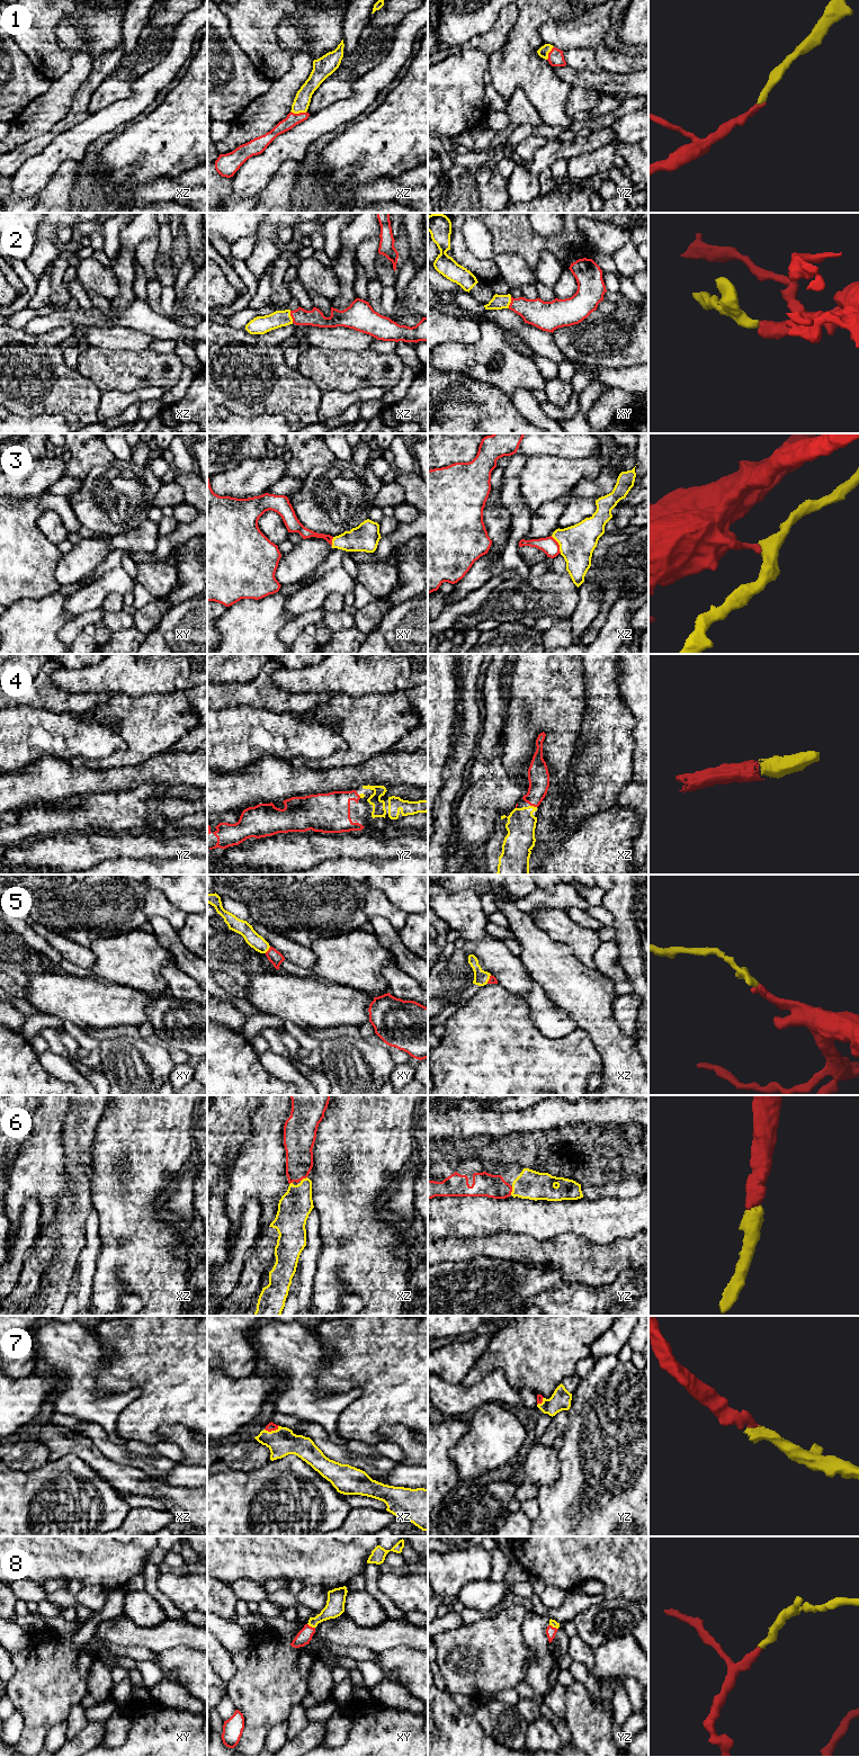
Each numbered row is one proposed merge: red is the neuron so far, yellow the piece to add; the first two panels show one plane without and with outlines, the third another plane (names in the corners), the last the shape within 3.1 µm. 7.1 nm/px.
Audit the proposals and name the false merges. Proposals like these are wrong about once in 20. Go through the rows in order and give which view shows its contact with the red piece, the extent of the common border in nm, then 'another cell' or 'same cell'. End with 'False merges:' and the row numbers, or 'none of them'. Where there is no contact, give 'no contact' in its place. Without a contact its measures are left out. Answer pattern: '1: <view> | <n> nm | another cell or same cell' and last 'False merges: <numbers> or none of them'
1: xz | 110 nm | same cell
2: xz | 90 nm | same cell
3: xz | 150 nm | another cell
4: xz | 50 nm | same cell
5: xy | 60 nm | same cell
6: yz | 70 nm | same cell
7: xz | 110 nm | same cell
8: xy | 70 nm | same cell
False merges: 3

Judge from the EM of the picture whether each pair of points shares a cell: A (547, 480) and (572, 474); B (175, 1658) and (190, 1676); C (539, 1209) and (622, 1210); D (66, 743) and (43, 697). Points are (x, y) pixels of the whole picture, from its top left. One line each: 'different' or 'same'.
A: same
B: same
C: same
D: different

